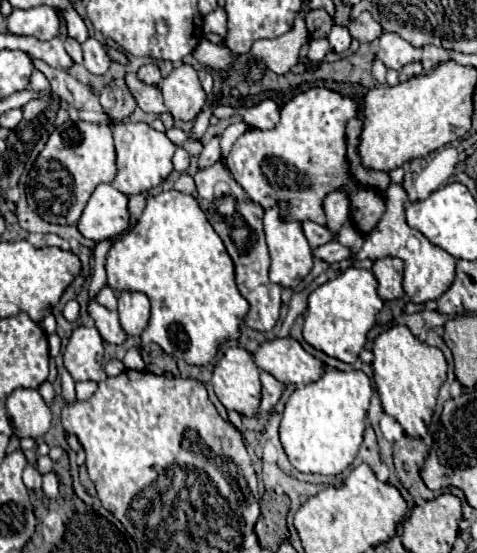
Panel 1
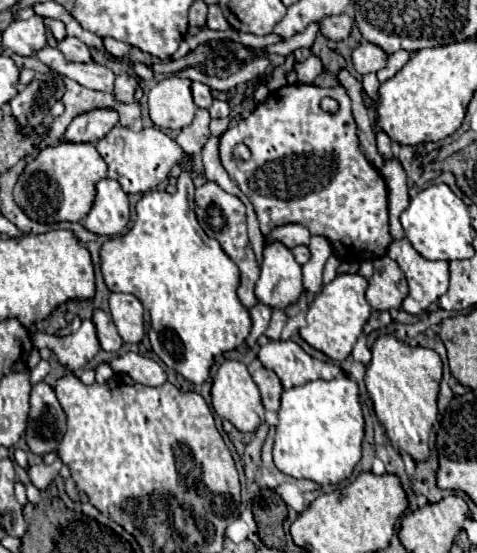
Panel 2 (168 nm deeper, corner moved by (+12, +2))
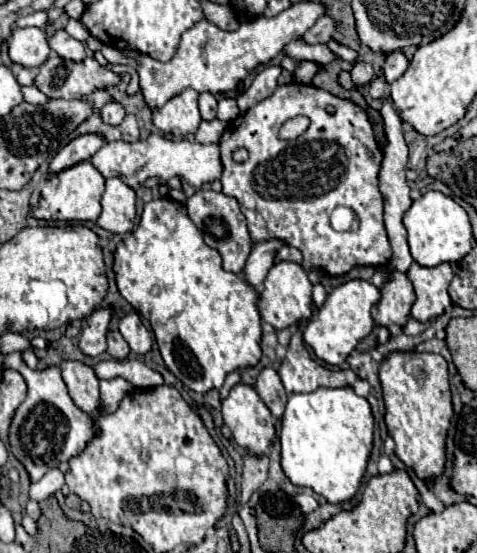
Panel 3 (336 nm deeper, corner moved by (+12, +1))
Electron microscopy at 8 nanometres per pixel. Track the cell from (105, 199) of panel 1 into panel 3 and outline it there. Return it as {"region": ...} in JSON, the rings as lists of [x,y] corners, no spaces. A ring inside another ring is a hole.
{"region":[[[118,177],[106,179],[106,191],[102,195],[102,215],[96,223],[110,233],[130,233],[136,223],[136,191]]]}

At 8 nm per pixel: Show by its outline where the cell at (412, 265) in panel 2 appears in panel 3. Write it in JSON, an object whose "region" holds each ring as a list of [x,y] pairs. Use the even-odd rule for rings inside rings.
{"region":[[[412,263],[408,279],[416,291],[416,303],[412,305],[414,319],[426,323],[432,317],[442,315],[444,309],[452,305],[448,287],[454,279],[454,271],[448,263],[442,263],[438,267],[422,267],[418,263]]]}

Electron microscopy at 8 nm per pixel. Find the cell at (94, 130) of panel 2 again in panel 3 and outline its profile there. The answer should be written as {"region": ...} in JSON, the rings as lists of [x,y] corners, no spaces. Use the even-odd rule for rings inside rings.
{"region":[[[82,135],[82,137],[74,139],[66,147],[62,147],[58,151],[58,155],[50,161],[48,173],[50,175],[60,173],[60,171],[66,171],[66,169],[82,163],[82,161],[88,161],[102,145],[104,145],[104,139],[100,135]]]}

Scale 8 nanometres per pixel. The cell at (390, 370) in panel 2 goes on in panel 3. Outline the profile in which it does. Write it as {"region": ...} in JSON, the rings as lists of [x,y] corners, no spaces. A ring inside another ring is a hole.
{"region":[[[396,351],[380,363],[378,377],[386,405],[386,427],[396,443],[394,453],[404,465],[410,465],[422,481],[440,477],[446,465],[446,435],[454,415],[446,359],[434,353],[410,353],[408,357]]]}

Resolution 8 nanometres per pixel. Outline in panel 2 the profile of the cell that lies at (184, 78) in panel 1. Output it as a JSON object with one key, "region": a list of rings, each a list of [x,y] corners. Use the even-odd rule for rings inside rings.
{"region":[[[176,74],[164,76],[148,94],[150,118],[160,128],[182,130],[194,118],[196,104],[190,92],[190,80]]]}

